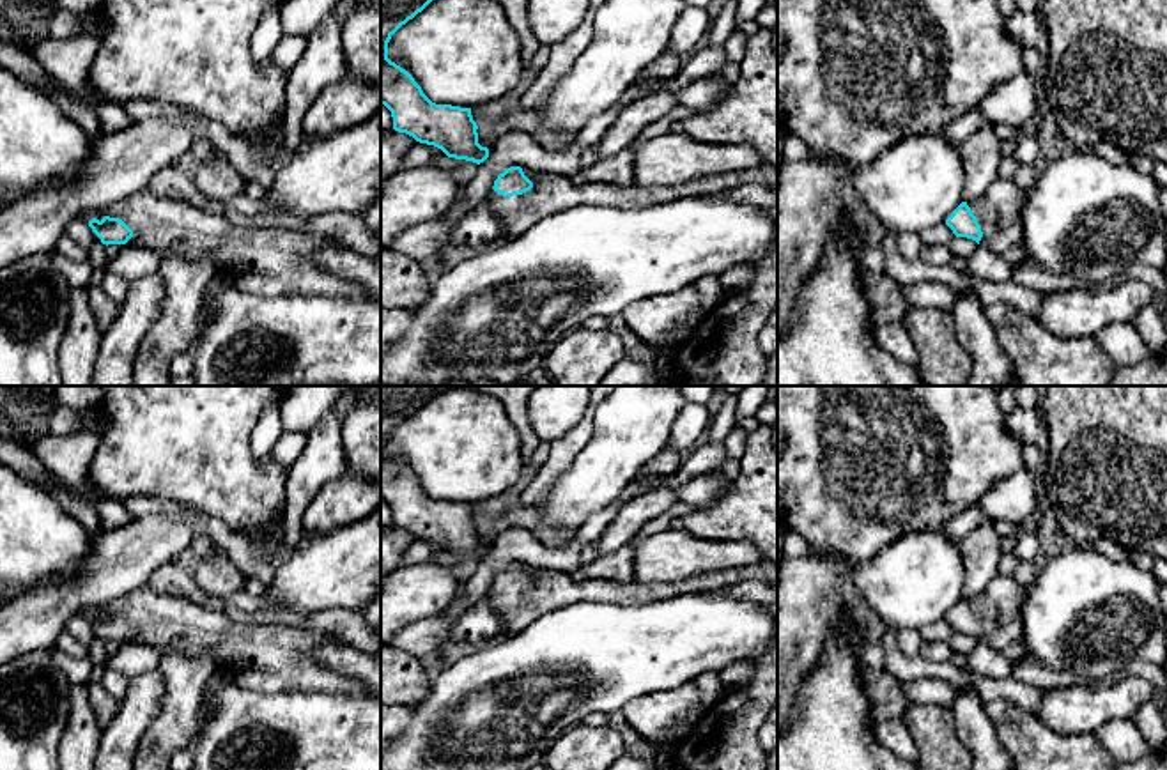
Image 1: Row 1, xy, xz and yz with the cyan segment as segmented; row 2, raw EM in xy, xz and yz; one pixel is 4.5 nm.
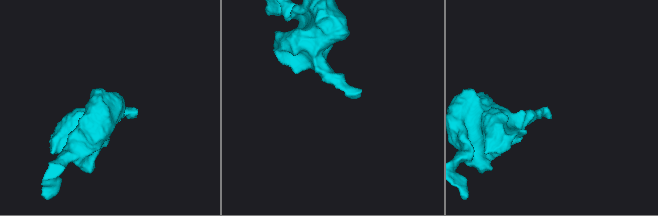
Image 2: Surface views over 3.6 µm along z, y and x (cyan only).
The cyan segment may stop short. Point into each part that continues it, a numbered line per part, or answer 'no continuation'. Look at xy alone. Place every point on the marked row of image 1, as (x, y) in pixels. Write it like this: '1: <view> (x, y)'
1: xy (268, 262)

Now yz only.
1: yz (997, 211)

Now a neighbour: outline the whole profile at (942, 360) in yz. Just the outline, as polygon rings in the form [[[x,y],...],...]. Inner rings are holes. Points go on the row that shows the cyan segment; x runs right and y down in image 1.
[[[910,306],[900,324],[917,350],[917,377],[924,386],[967,386],[972,358],[956,336],[951,312]]]

